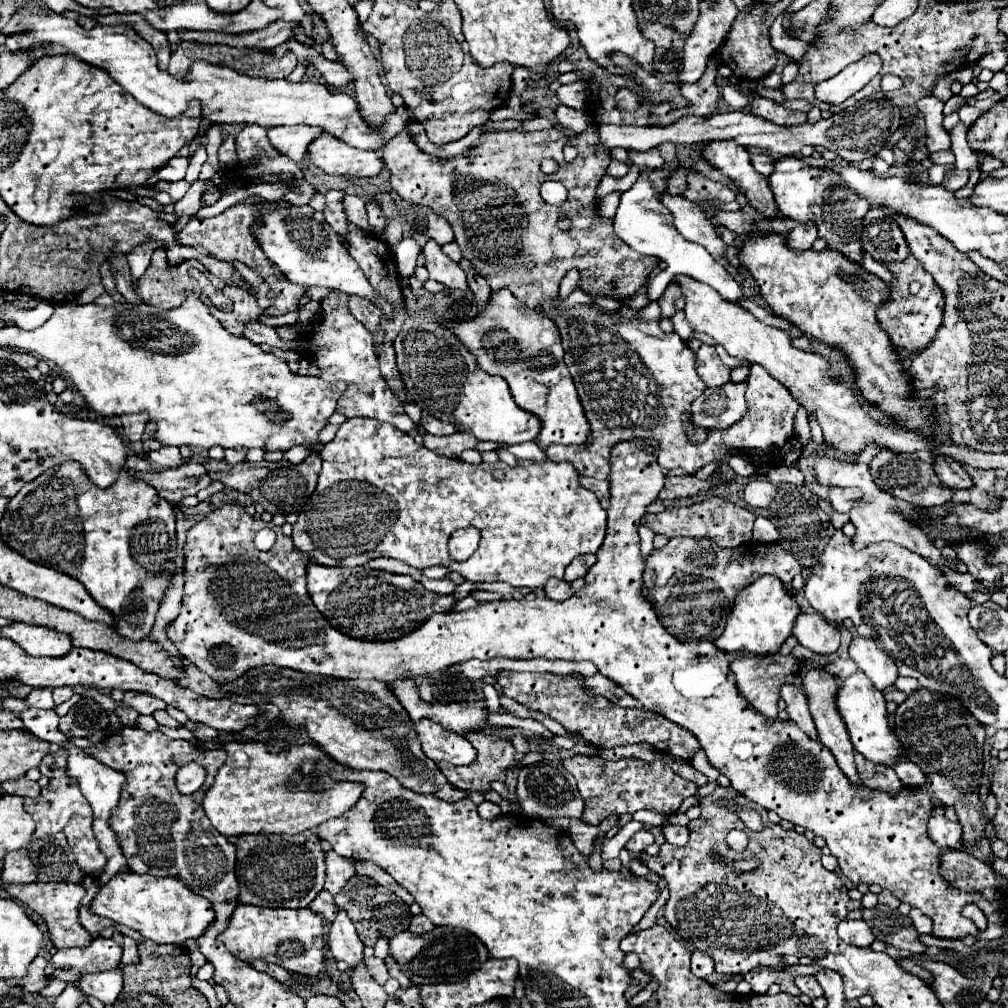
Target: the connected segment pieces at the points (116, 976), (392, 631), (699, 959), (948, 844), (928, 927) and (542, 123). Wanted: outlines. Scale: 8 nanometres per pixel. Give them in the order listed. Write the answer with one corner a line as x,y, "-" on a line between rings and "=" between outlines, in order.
107,970
99,974
85,974
79,984
87,996
95,996
103,1004
113,1004
123,988
123,976
119,970
=
311,562
307,568
307,588
313,604
327,622
355,640
397,640
419,628
427,616
449,612
457,604
455,596
429,592
411,576
371,570
369,566
329,568
=
695,950
693,952
693,958
691,958
691,972
697,976
697,978
707,978
713,974
713,960
711,956
707,956
705,952
699,952
=
937,806
929,818
929,834
933,838
933,842
941,848
941,850
959,850
963,848
963,840
961,840
961,826
957,822
951,822
943,816
943,808
=
912,908
909,916
917,932
920,934
930,934
932,932
933,922
927,915
921,912
921,910
=
533,118
533,120
523,120
523,130
541,130
541,128
551,128
555,126
553,120
549,118

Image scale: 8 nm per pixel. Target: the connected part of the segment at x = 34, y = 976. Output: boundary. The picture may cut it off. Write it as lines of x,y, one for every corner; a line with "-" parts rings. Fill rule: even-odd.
37,956
31,962
31,968
27,970
27,976
23,980
7,980
7,984
11,988
21,988
23,992
39,992
45,984
49,984
53,980
53,976
49,976
49,980
45,978
45,968
47,968
47,960
43,956

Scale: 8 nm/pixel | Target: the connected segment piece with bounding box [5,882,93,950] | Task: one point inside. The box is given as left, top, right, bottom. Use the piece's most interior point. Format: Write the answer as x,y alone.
57,903

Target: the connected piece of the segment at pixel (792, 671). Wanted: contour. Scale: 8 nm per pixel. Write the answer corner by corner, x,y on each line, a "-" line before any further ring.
771,654
771,656
741,656
731,662
731,672
737,678
737,688
751,706
767,718
777,718
777,702
779,702
779,688
783,684
793,684
797,672
801,670
801,662
795,656

